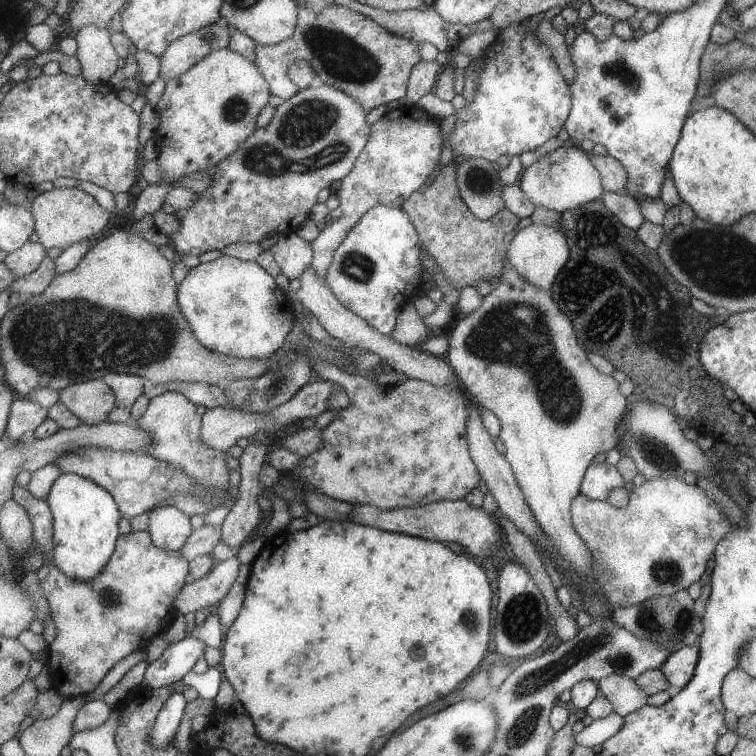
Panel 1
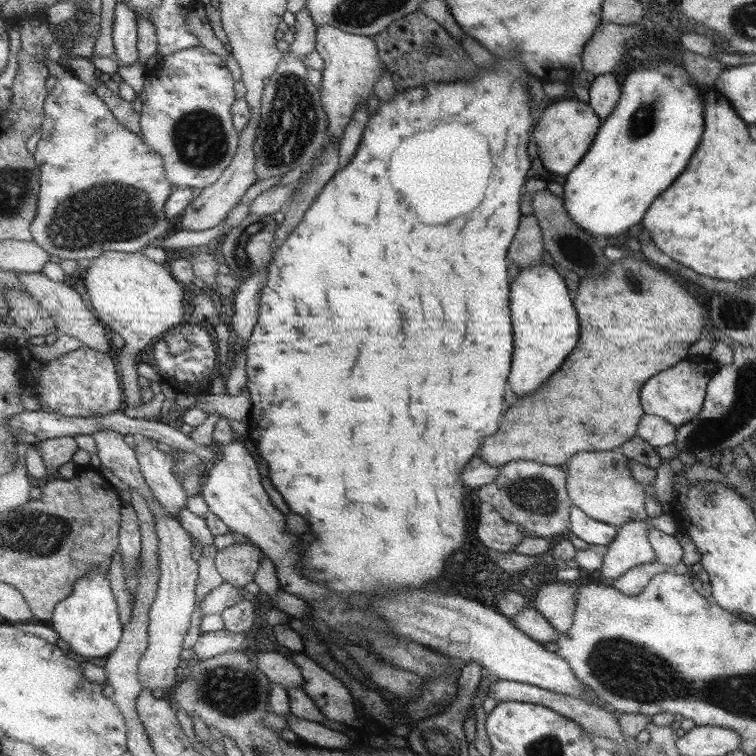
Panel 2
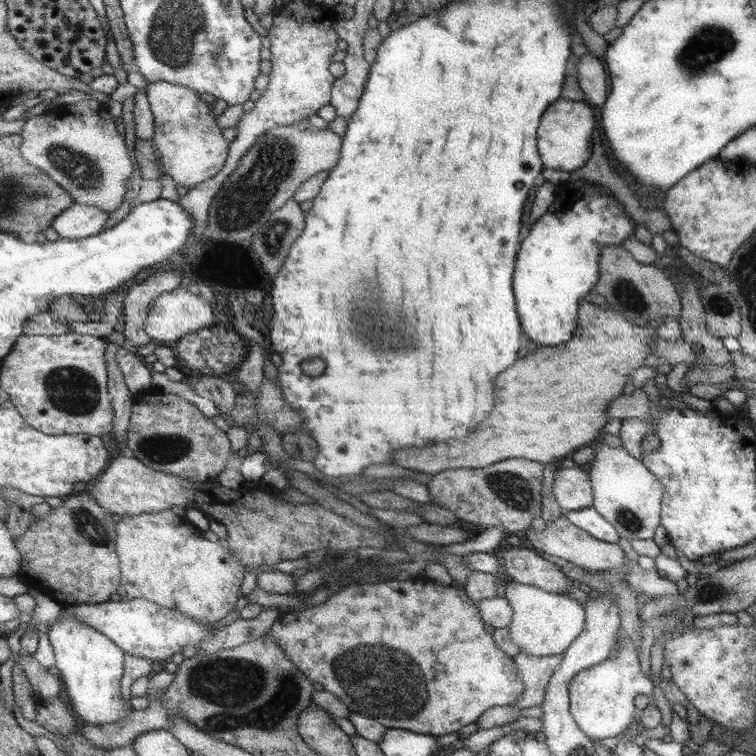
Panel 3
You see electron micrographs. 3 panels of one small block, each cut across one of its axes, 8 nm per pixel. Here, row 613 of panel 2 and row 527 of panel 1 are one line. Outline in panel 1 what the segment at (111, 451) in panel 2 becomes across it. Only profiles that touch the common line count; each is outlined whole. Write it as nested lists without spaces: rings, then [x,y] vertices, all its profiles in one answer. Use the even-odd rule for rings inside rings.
[[[158,506],[149,513],[152,542],[169,551],[180,551],[192,534],[190,517],[176,506]]]

